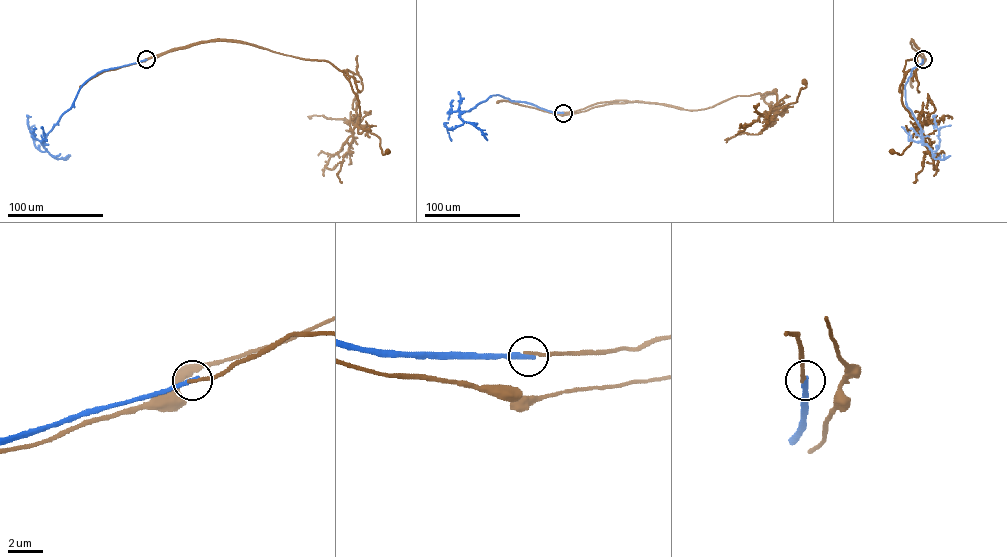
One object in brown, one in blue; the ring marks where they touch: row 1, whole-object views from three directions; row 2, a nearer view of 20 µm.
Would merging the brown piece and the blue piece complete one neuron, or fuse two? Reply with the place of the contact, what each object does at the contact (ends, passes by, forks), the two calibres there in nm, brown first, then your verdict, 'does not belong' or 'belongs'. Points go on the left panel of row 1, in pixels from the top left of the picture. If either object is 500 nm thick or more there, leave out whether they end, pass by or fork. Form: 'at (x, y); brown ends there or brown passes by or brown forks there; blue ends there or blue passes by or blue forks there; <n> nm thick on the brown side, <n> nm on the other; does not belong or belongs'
at (146, 59); brown ends there; blue ends there; 200 nm thick on the brown side, 320 nm on the other; does not belong

